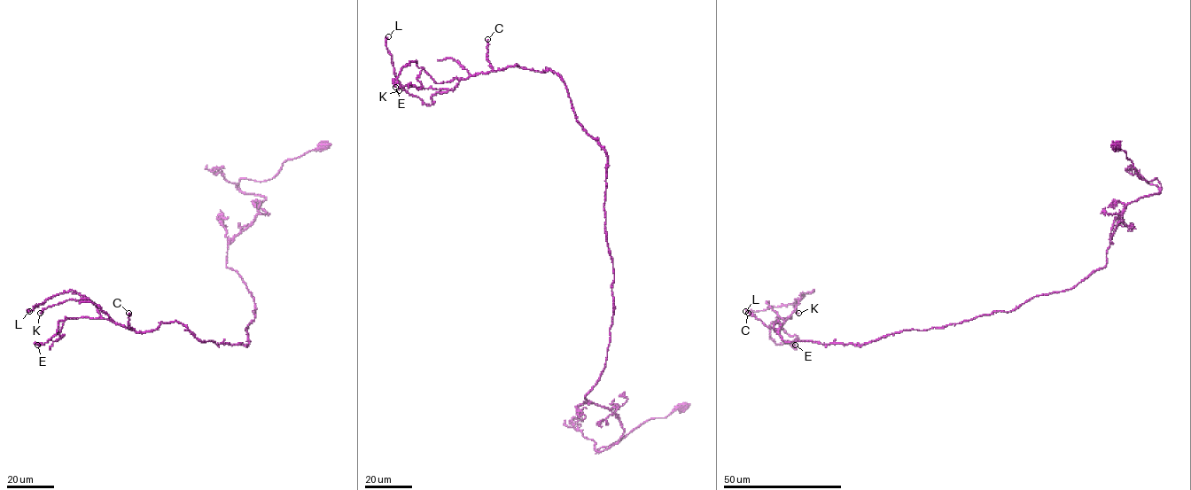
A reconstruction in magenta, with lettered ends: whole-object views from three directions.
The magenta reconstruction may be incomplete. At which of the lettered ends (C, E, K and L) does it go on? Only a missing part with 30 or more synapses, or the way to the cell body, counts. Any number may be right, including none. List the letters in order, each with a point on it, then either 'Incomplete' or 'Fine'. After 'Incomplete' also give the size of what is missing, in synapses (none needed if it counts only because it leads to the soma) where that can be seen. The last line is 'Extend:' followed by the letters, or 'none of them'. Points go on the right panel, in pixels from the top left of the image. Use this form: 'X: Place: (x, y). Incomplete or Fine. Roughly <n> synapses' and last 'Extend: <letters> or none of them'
C: Place: (748, 313). Fine
E: Place: (795, 345). Fine
K: Place: (798, 313). Fine
L: Place: (745, 311). Fine
Extend: none of them

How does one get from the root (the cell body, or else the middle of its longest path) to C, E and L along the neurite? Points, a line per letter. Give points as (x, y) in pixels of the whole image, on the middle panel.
C: (681, 406), (597, 452), (624, 432), (585, 397), (612, 322), (605, 150), (557, 74), (494, 71), (487, 39)
E: (681, 406), (597, 452), (624, 432), (585, 397), (612, 322), (607, 159), (564, 80), (409, 62), (395, 87)
L: (681, 406), (597, 452), (624, 432), (585, 397), (607, 159), (564, 80), (515, 65), (426, 104), (388, 36)

